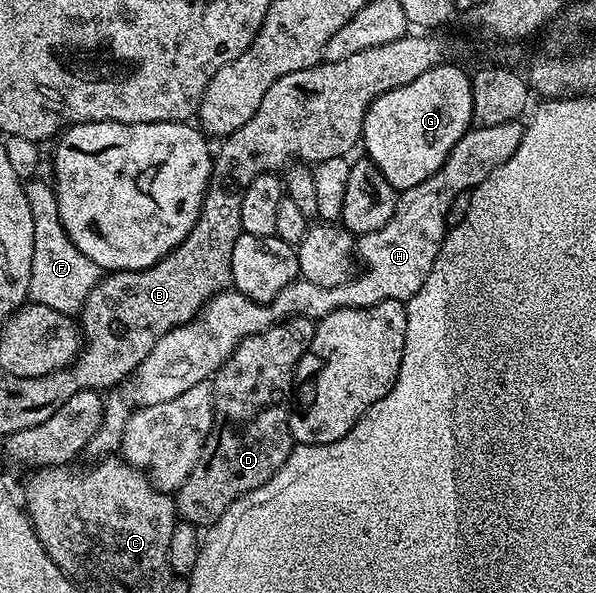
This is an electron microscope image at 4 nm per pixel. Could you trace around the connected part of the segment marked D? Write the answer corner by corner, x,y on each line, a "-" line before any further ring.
275,324
269,326
263,334
244,339
218,369
212,379
214,426
200,452
196,468
192,468
188,480
184,480
184,484
180,484
173,495
176,514
181,521
189,522
197,528
208,528
216,524
237,498
244,497
272,480
274,473
288,460
296,445
290,431
290,411
296,389
298,362
307,345
304,334
302,338
294,324

